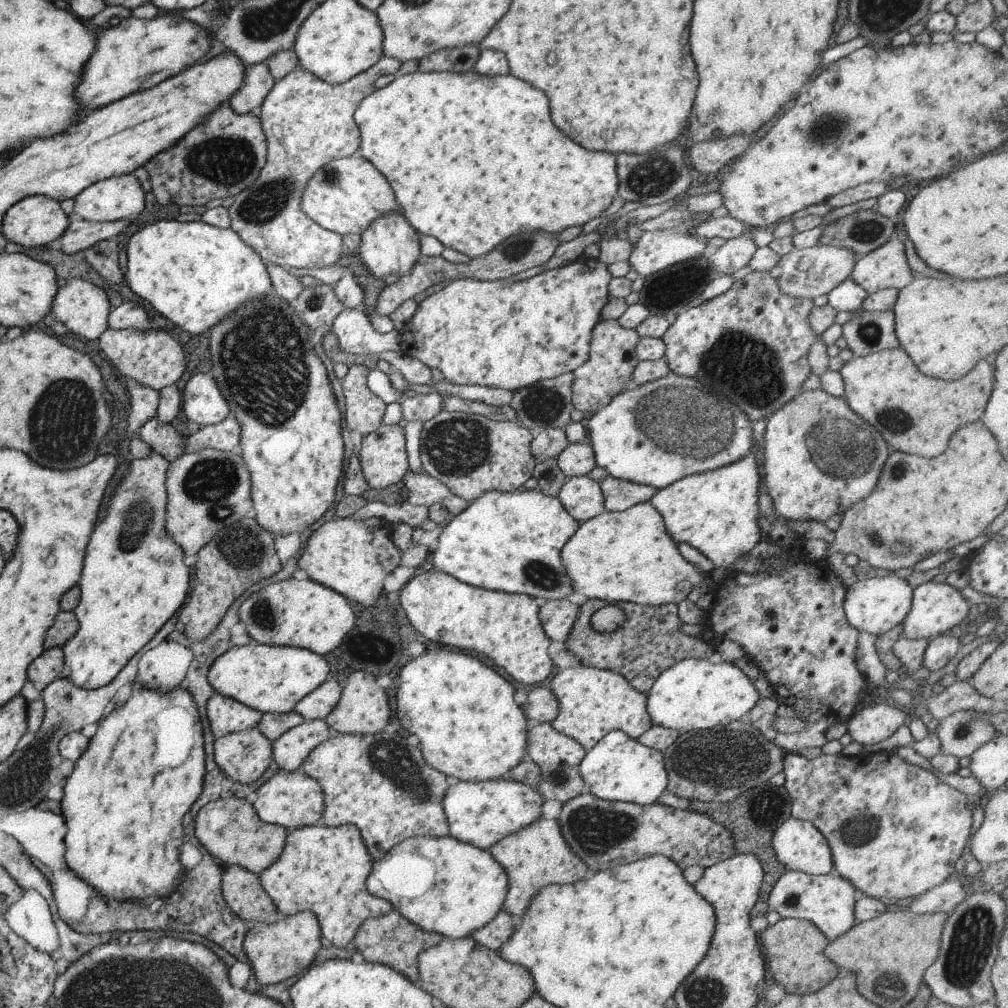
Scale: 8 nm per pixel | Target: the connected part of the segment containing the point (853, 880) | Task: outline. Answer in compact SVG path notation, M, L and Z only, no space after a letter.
M886 752L862 753L855 756L829 756L821 754L810 760L799 755L785 754L781 768L783 768L781 772L784 774L783 787L787 790L787 794L789 794L791 800L791 818L807 821L812 827L817 828L817 830L821 832L821 836L827 840L829 852L831 852L832 871L835 872L837 876L841 876L843 880L847 880L847 884L851 884L858 895L875 899L887 898L887 900L914 898L938 886L951 876L955 861L959 860L959 856L961 856L961 852L963 852L963 848L965 848L965 842L967 842L967 838L969 838L972 813L971 810L967 808L969 797L951 788L951 786L947 786L945 782L939 782L932 770L925 770L921 767L913 766L901 760L901 758L898 758L896 755Z

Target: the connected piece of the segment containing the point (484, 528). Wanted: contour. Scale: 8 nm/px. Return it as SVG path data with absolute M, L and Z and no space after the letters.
M539 490L487 491L442 526L437 546L429 552L432 555L431 570L447 573L460 583L482 589L529 595L547 601L567 599L572 592L572 582L564 571L560 550L578 526L579 521L568 514L557 497L550 497Z

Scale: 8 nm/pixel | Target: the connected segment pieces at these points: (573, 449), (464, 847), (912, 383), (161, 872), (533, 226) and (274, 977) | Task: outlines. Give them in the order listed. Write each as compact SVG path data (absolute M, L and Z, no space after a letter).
M589 442L569 443L556 458L559 470L568 477L587 475L593 468L594 454Z
M451 836L447 837L411 837L402 840L399 844L396 844L393 848L389 849L389 852L379 860L372 860L373 870L367 875L365 886L369 891L369 894L373 896L387 900L392 904L393 910L397 911L401 916L404 916L409 923L413 923L416 927L419 927L422 931L428 933L437 933L443 938L451 940L469 938L472 932L483 928L487 923L495 918L495 915L502 909L504 897L506 896L508 880L506 872L495 862L495 859L490 855L489 851L484 851L470 844L459 842Z
M901 347L882 350L862 357L853 356L838 372L844 382L844 392L841 397L845 399L848 407L867 424L877 428L893 450L917 454L923 458L933 458L939 452L943 452L947 448L949 436L959 426L965 426L981 418L985 404L989 400L991 388L993 388L993 366L985 360L981 360L967 376L947 382L947 380L935 380L935 378L919 374L919 370L911 364L911 359Z
M140 685L132 686L133 692L129 700L125 702L123 708L113 710L103 722L97 726L97 734L89 740L87 752L74 762L73 771L70 776L65 778L63 786L63 799L60 800L60 813L64 818L64 846L66 848L67 866L69 869L88 885L91 885L96 894L103 900L111 902L123 902L125 900L135 901L133 906L139 911L144 911L145 906L137 906L137 902L143 902L145 896L155 896L159 894L161 900L167 899L168 896L177 892L177 882L183 878L181 864L179 864L179 846L181 846L181 818L187 814L191 804L197 800L201 794L201 778L205 774L203 755L203 737L201 735L201 723L197 708L191 698L191 695L181 686L179 689L171 689L166 693L158 693L147 690Z
M417 70L414 73L409 73L405 76L396 76L395 80L393 80L393 82L391 82L389 85L385 86L384 88L375 89L373 92L371 92L371 94L368 94L365 98L363 98L353 113L353 120L355 121L356 127L360 132L360 141L357 154L361 158L368 160L378 170L379 174L384 176L384 179L392 188L396 203L399 203L399 206L401 207L402 216L404 219L416 230L417 233L421 235L431 235L432 237L435 237L444 246L444 248L457 250L457 252L466 254L471 259L490 253L503 240L503 238L513 236L513 234L517 234L517 232L521 232L521 230L539 230L539 232L557 235L559 232L561 232L561 230L565 230L565 228L569 228L569 226L582 227L588 220L593 220L593 218L597 218L597 216L601 215L605 208L611 204L611 200L617 196L616 192L618 187L618 178L617 173L615 172L615 158L613 158L611 154L587 152L587 150L583 150L581 146L573 144L573 142L571 142L567 136L563 136L563 132L559 132L559 130L557 130L557 128L551 124L551 120L549 120L547 98L543 96L543 92L533 90L529 84L525 84L525 82L517 80L517 78L515 78L515 76L511 76L511 74L507 74L507 76L491 76L491 78L489 78L489 76L479 76L479 74L473 70L464 73L450 73L449 71L420 73Z
M309 911L280 916L274 923L254 923L248 925L248 931L242 940L245 958L252 970L254 979L263 986L277 984L293 977L299 978L314 963L319 943L320 928L315 915Z

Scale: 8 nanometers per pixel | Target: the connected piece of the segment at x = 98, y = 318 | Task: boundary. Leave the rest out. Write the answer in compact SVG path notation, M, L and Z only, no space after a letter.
M70 279L63 286L59 286L58 292L51 304L51 311L55 319L71 333L80 336L81 340L95 341L99 339L108 328L107 316L110 304L107 294L96 285L85 282L84 279Z

